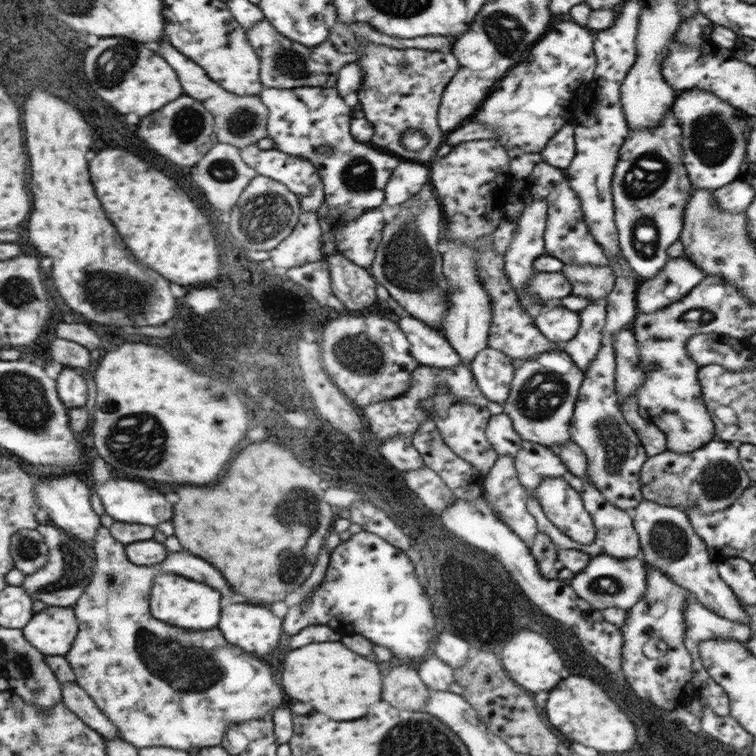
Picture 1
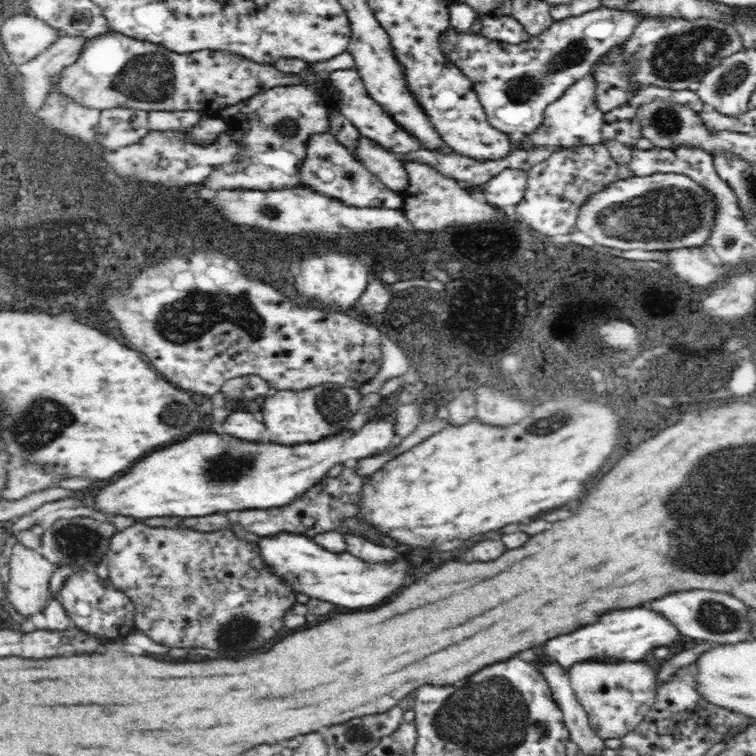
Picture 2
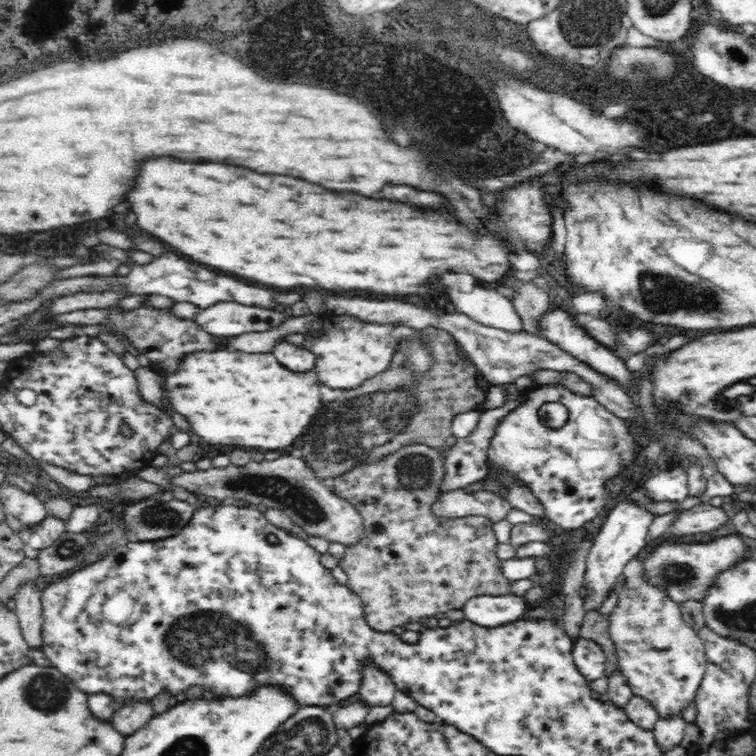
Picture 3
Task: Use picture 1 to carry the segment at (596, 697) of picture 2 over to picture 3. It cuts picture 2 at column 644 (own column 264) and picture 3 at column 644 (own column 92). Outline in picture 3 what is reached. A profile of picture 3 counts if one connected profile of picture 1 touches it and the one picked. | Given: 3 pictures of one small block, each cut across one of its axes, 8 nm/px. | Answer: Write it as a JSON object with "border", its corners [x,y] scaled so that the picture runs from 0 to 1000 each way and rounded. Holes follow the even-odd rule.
{"border":[[[833,741],[823,754],[823,759],[831,762],[831,772],[810,810],[807,841],[817,854],[820,881],[831,889],[839,918],[860,926],[878,950],[902,942],[921,926],[921,910],[937,881],[934,852],[921,833],[905,825],[897,799],[886,796],[870,778],[860,778],[852,767],[844,767],[847,757],[849,749],[844,741]]]}

